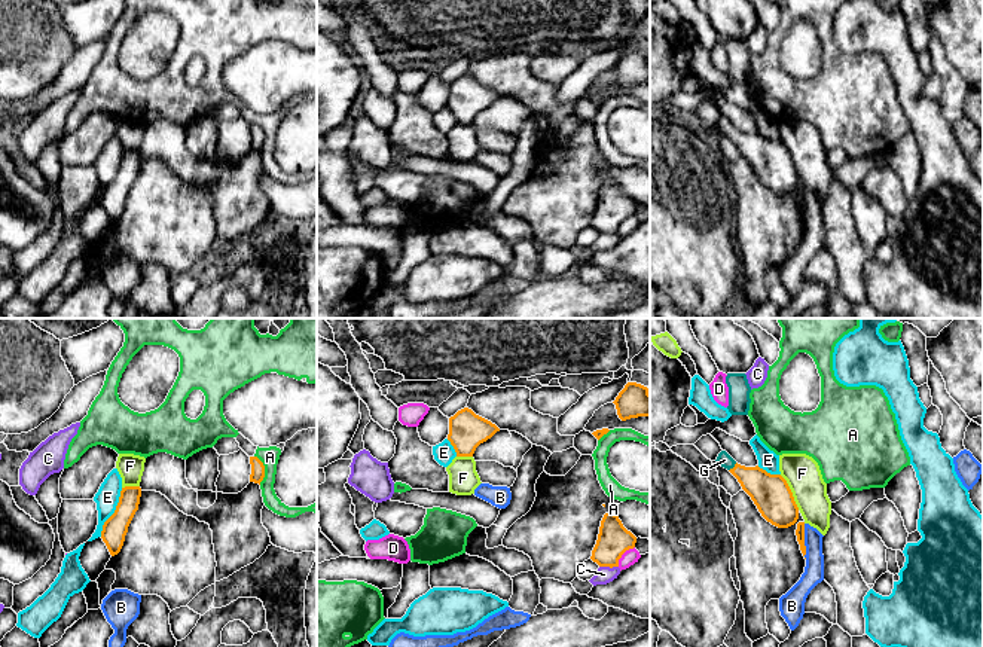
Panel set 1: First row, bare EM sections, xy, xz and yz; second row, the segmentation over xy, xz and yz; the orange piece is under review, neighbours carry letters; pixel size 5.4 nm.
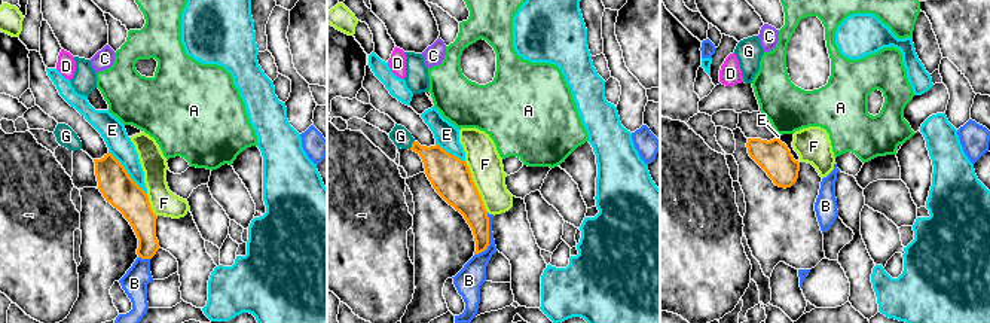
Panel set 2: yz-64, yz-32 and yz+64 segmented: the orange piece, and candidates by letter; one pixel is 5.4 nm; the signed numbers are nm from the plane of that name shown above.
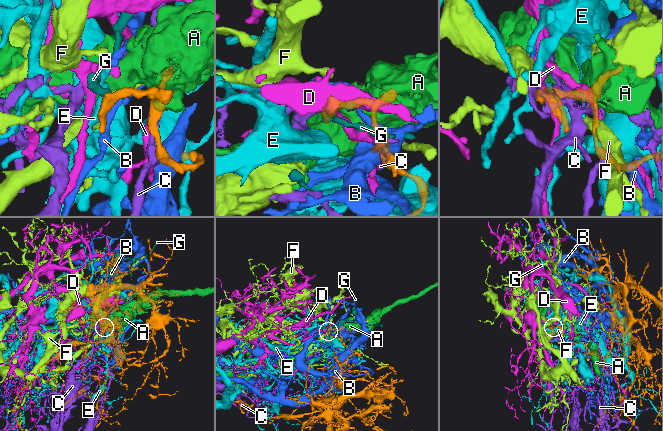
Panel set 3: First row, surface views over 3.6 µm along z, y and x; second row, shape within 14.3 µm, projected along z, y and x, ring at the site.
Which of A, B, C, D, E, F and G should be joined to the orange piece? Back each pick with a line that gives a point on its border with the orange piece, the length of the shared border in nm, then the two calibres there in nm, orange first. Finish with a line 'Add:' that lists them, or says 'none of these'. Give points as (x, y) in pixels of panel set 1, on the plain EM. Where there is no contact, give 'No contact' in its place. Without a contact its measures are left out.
G: Touches orange at yz (733, 134). Shared border 60 nm. Thickness 200 nm (orange) against 80 nm
Add: G

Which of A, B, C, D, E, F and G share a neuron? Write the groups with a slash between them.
A / B / C / D / E / F / G

